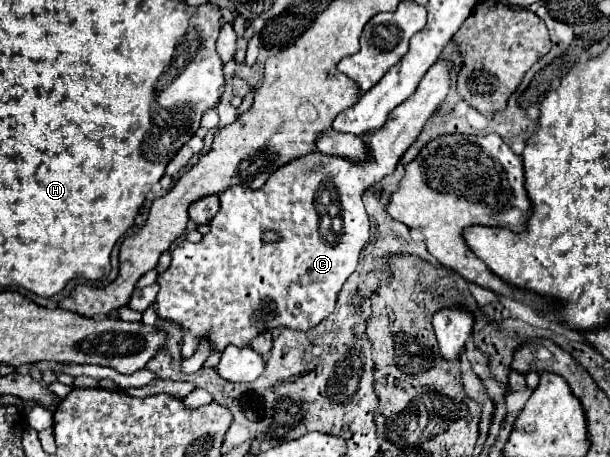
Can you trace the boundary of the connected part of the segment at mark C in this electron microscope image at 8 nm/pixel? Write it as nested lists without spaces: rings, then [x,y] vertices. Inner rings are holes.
[[[435,62],[421,78],[417,90],[389,112],[385,128],[363,136],[369,148],[369,160],[365,160],[365,164],[353,164],[349,160],[341,160],[341,156],[325,156],[323,152],[313,150],[277,168],[277,172],[273,172],[265,182],[265,188],[227,188],[221,192],[221,210],[209,222],[209,234],[205,234],[197,244],[187,240],[179,242],[173,248],[169,268],[157,278],[161,290],[155,300],[155,312],[159,318],[181,326],[183,358],[191,358],[195,354],[203,336],[209,336],[211,352],[223,352],[229,344],[241,348],[249,346],[255,336],[267,330],[309,330],[333,312],[343,282],[357,268],[359,252],[369,242],[369,218],[365,214],[361,194],[397,168],[403,152],[413,144],[427,118],[445,100],[449,92],[449,68],[449,62]],[[265,232],[275,232],[279,240],[265,242]]]

